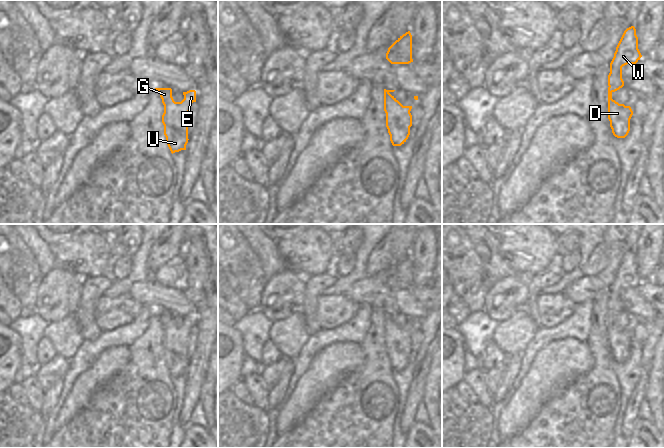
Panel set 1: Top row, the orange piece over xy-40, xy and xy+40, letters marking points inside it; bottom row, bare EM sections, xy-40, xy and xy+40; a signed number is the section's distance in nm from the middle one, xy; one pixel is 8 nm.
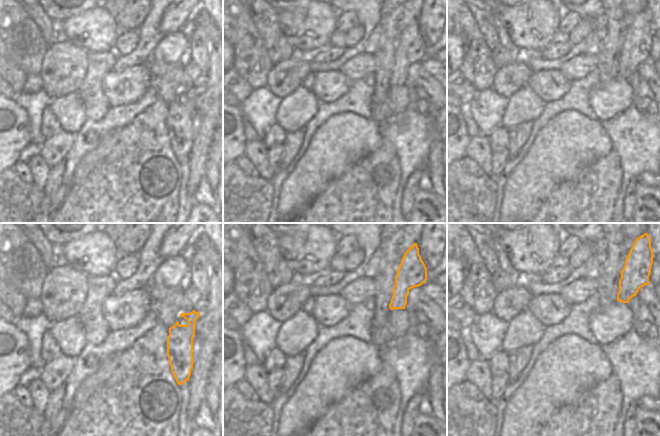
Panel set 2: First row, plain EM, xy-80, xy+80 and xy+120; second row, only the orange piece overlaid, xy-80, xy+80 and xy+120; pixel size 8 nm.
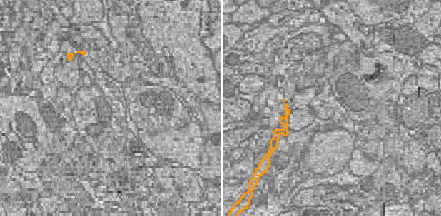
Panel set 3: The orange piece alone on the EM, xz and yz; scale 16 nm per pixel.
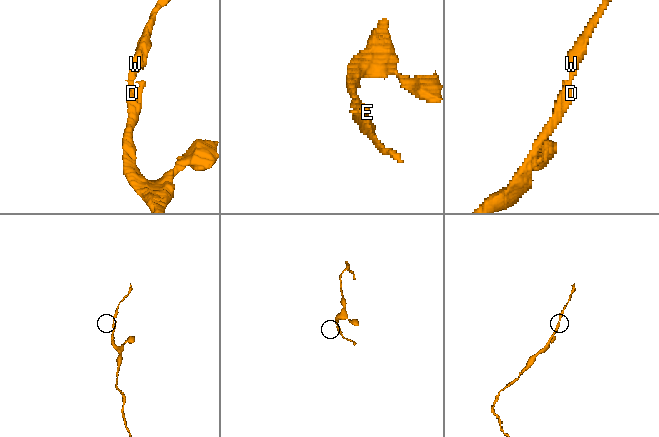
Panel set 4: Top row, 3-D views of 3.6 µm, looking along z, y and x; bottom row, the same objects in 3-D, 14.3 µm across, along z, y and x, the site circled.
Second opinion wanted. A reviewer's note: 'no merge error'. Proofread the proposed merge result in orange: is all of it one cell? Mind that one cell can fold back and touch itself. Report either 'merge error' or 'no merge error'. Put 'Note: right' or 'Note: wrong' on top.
Note: right
no merge error

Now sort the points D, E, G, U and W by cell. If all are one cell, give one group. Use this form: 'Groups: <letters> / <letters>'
Groups: D E G U W.

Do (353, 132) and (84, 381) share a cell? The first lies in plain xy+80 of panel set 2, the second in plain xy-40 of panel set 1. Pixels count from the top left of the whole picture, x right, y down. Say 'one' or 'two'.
one

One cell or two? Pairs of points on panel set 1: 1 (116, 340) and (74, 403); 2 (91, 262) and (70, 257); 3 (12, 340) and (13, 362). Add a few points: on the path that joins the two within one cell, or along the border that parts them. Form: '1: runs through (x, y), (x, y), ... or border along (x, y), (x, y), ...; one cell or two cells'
1: border along (127, 345), (111, 345), (95, 360); two cells
2: runs through (86, 257), (75, 257); one cell
3: runs through (12, 345), (12, 357); one cell

